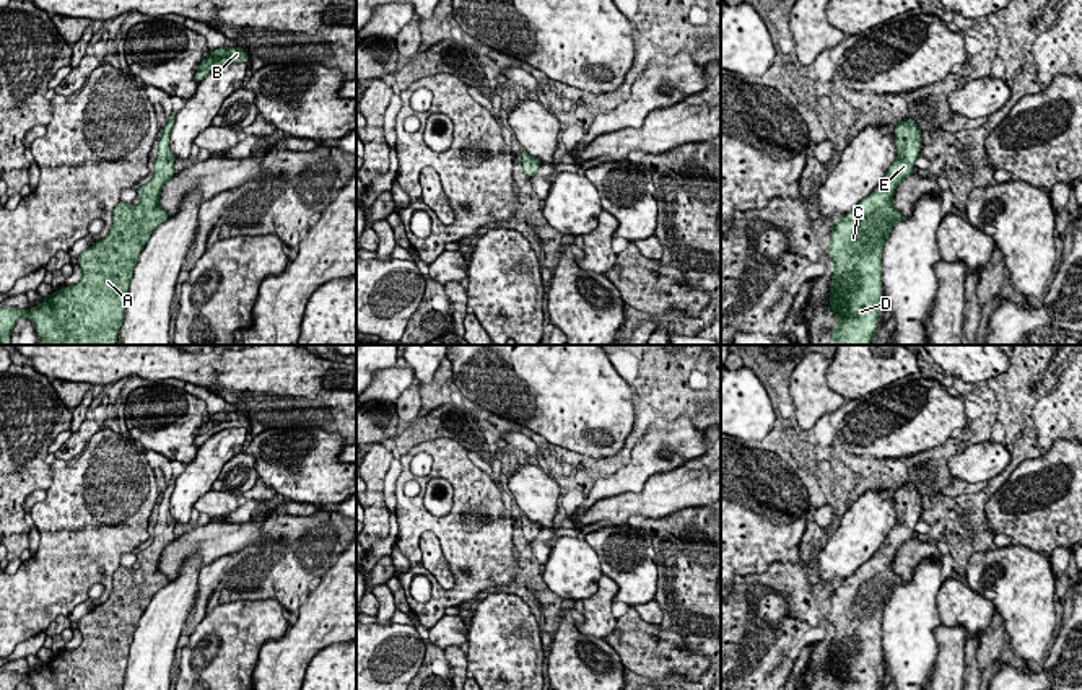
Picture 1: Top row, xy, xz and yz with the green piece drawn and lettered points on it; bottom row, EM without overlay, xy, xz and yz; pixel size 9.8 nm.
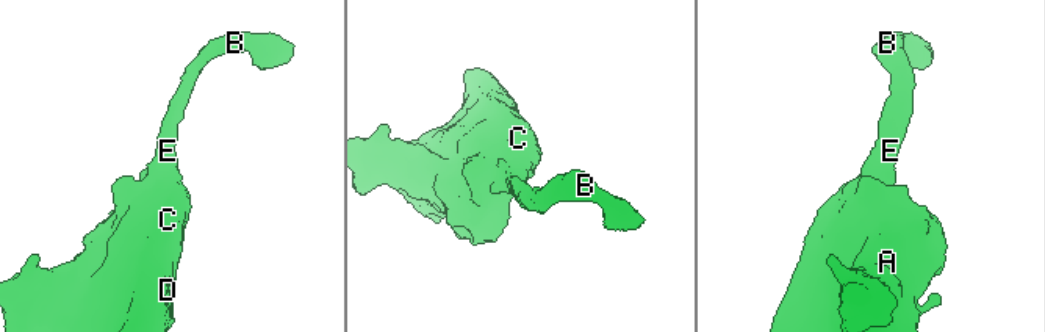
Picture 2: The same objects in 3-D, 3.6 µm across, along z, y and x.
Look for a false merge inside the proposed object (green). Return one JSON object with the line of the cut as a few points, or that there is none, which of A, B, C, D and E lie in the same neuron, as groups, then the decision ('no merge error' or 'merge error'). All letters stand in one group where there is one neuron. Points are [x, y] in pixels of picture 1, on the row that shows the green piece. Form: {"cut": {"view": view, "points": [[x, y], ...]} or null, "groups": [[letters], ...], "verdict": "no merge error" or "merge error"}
{"cut": null, "groups": [["A", "B", "C", "D", "E"]], "verdict": "no merge error"}

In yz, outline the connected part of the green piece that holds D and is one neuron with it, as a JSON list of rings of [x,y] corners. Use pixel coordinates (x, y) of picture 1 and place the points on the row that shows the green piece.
[[[914,119],[895,125],[897,159],[885,179],[849,213],[831,225],[827,251],[833,262],[830,306],[838,325],[830,332],[838,345],[869,345],[882,304],[882,254],[892,226],[906,220],[893,205],[900,181],[913,174],[921,153],[921,130]]]

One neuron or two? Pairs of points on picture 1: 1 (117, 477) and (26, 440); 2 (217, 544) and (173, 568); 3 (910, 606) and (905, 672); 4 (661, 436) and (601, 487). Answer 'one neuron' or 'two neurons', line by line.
1: two neurons
2: one neuron
3: one neuron
4: one neuron

